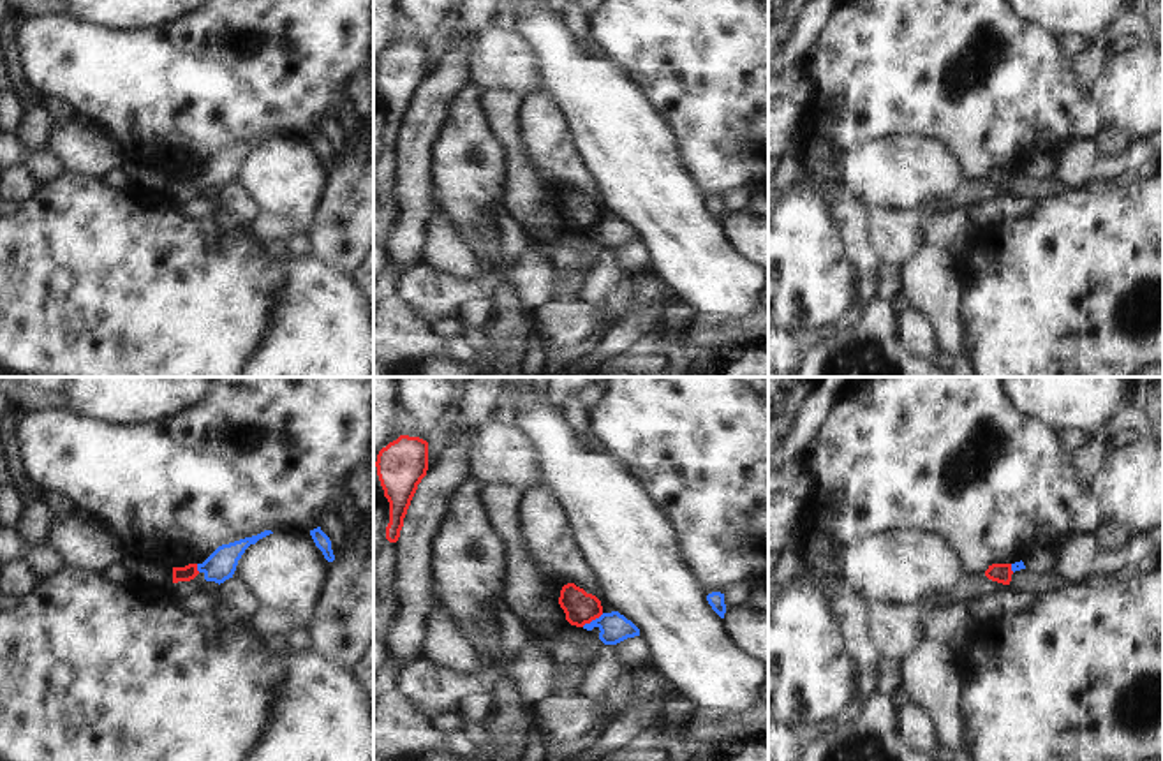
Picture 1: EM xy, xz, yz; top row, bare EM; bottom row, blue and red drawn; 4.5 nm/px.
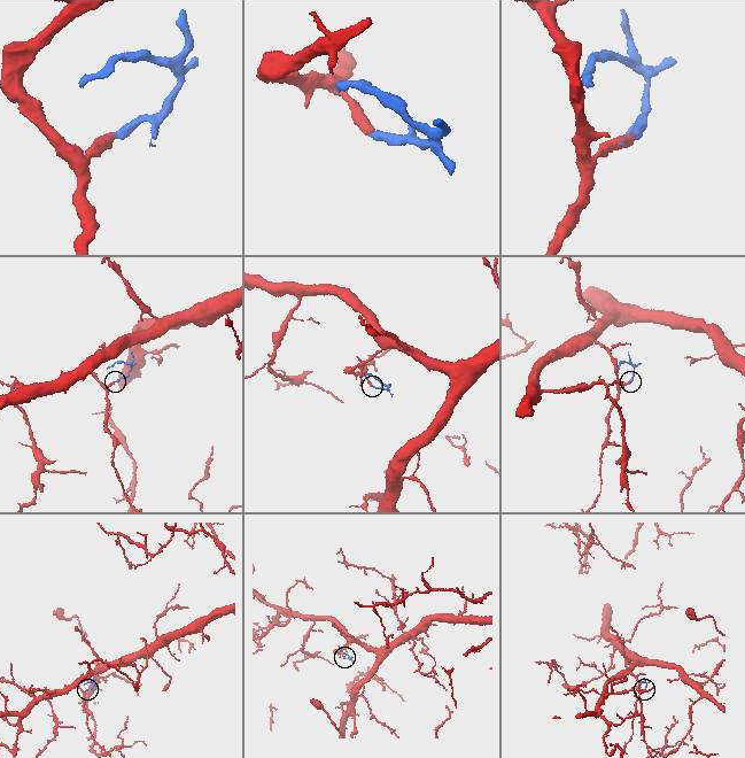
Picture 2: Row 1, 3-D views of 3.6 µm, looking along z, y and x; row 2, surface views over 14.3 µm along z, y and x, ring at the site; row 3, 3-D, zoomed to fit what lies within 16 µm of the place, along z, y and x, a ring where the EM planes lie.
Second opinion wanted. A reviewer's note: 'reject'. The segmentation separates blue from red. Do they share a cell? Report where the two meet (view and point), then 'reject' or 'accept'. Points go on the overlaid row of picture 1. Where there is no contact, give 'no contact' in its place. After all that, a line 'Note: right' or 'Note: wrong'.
xz (592, 620) | reject
Note: right

